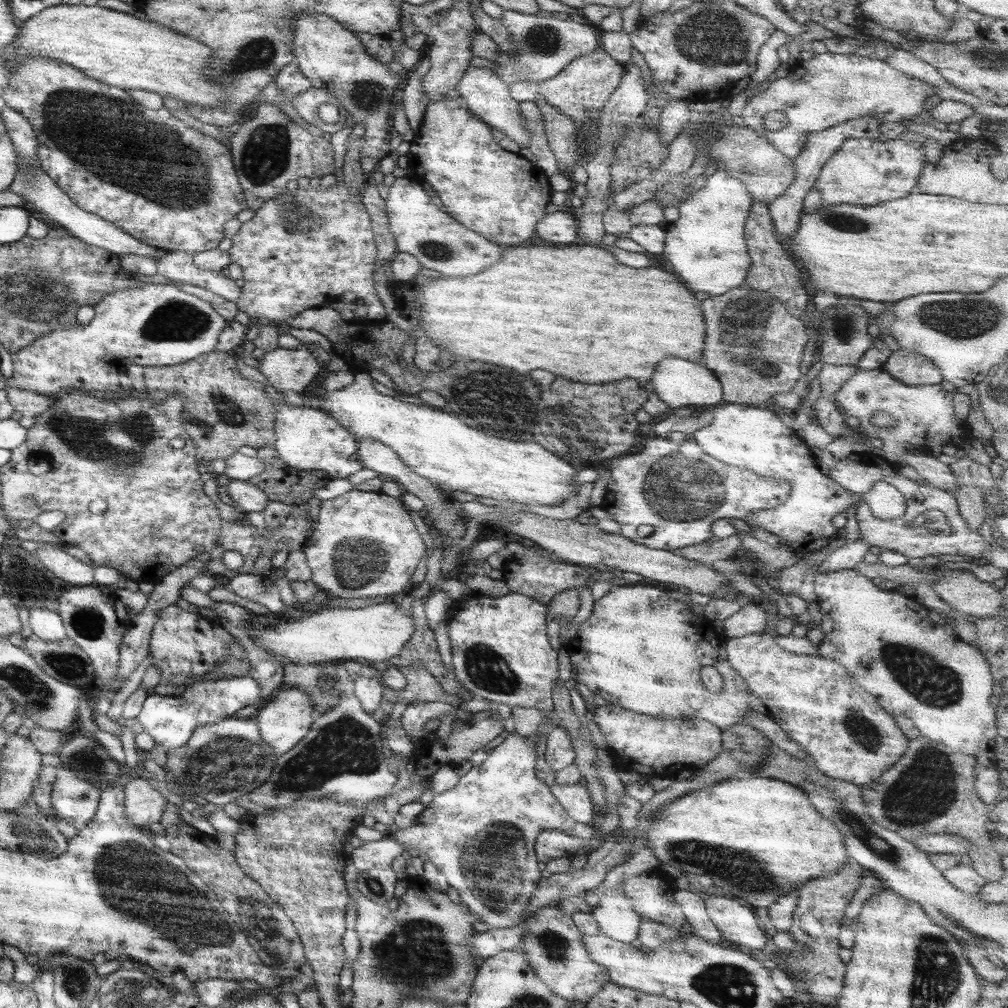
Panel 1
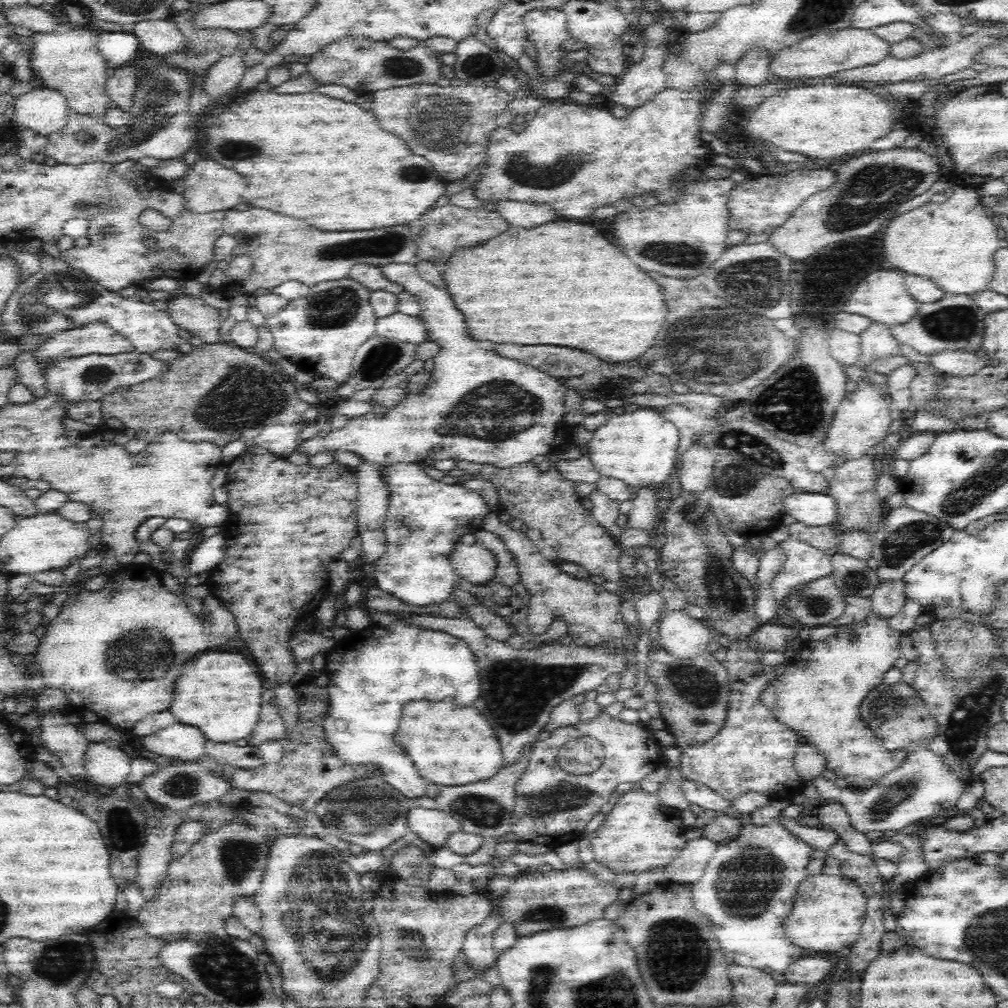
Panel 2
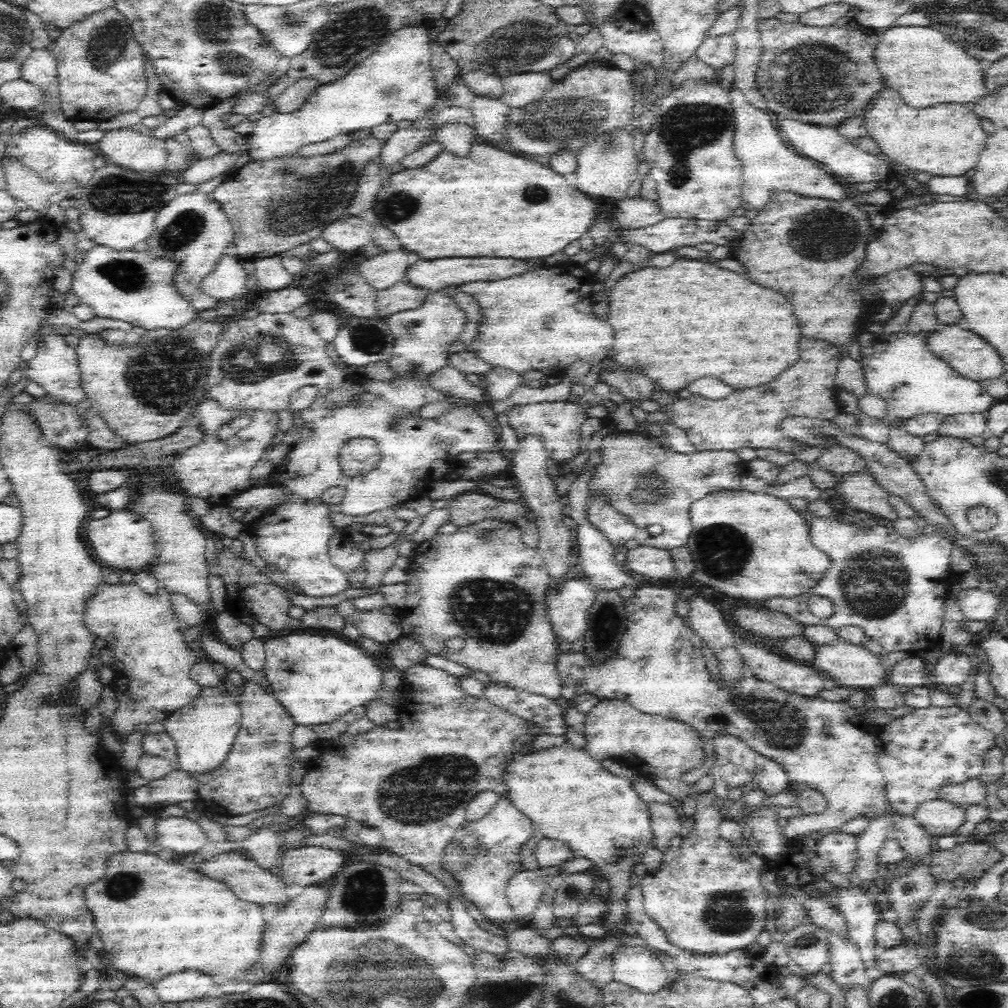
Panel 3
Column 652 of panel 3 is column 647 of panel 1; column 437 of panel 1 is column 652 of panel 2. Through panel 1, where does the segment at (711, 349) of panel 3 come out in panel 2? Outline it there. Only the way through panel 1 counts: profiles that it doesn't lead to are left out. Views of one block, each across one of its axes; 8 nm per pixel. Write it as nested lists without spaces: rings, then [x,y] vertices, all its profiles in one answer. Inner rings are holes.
[[[550,221],[532,230],[510,227],[486,244],[455,250],[443,277],[456,308],[462,312],[472,338],[484,344],[556,344],[580,346],[606,362],[628,362],[642,356],[666,320],[660,286],[614,248],[596,228],[572,222]]]

